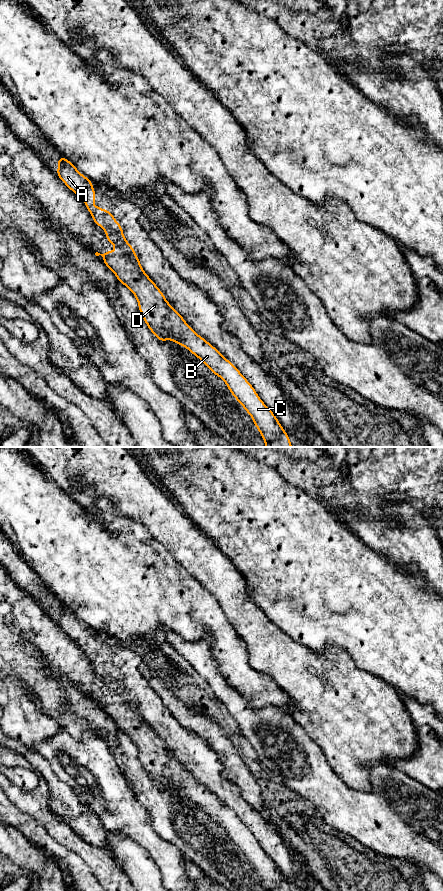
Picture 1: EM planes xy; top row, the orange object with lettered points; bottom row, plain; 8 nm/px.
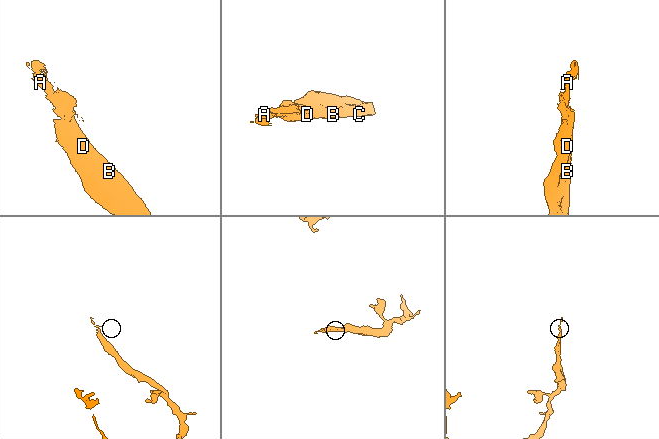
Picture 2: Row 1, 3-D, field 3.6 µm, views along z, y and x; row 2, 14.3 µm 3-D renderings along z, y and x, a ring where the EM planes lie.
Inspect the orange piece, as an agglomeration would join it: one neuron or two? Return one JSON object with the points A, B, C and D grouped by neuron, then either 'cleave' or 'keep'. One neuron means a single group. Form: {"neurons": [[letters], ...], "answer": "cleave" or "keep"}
{"neurons": [["A"], ["B", "C", "D"]], "answer": "cleave"}

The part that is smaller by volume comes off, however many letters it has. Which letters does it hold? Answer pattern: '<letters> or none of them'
A

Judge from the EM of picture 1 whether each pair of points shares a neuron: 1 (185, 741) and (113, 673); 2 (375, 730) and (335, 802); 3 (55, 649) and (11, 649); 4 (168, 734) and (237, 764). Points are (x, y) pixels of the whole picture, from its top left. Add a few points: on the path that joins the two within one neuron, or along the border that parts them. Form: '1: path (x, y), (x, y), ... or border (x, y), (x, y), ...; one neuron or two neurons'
1: path (165, 722), (152, 709), (146, 697), (133, 683); one neuron
2: border (330, 765), (349, 785), (368, 791); two neurons
3: border (19, 629), (22, 640), (44, 662), (45, 669); two neurons
4: border (201, 738), (216, 754), (226, 777); two neurons

